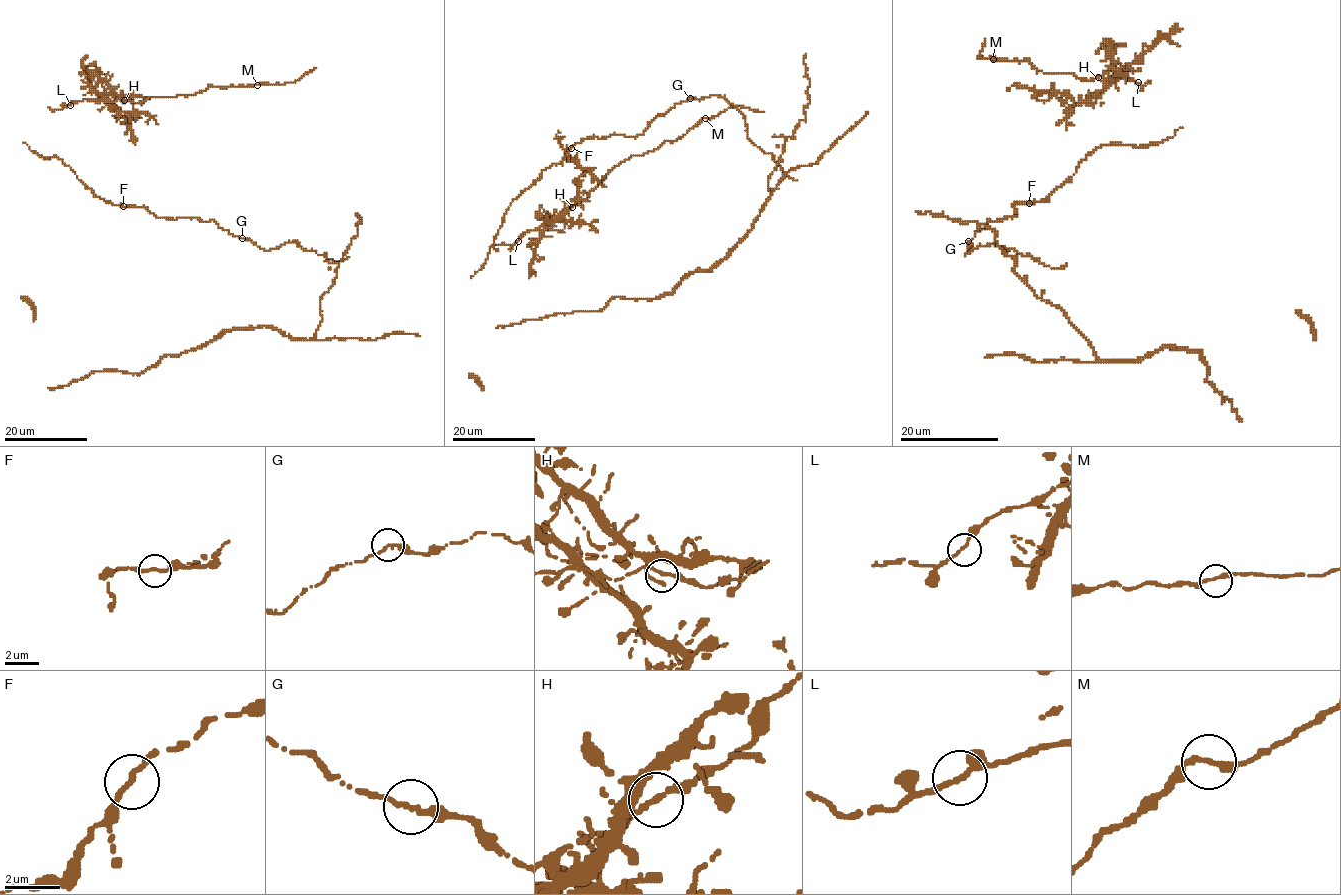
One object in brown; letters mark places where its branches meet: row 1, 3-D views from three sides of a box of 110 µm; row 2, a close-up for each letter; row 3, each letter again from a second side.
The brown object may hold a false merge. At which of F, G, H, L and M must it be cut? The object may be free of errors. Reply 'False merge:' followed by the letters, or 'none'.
False merge: none

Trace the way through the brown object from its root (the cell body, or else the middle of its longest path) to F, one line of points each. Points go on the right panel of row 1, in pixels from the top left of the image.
F: (971, 243), (968, 242), (989, 219), (995, 222), (1012, 218), (1016, 203), (1029, 203)

